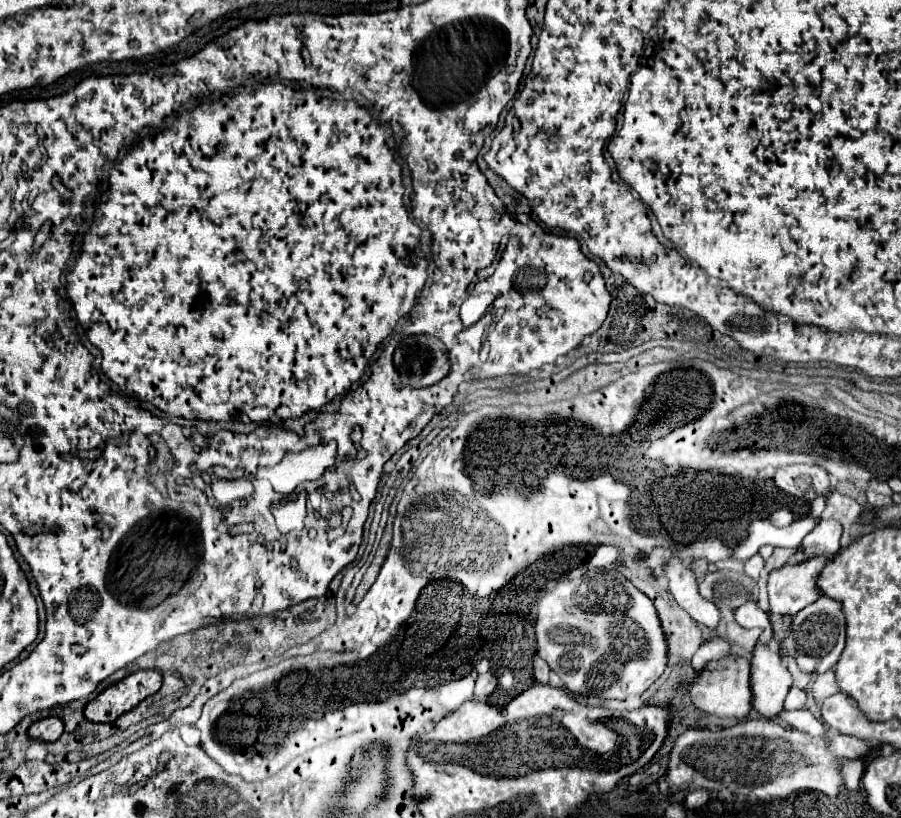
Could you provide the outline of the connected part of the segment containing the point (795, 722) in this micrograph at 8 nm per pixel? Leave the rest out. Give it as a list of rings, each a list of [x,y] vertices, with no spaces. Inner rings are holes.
[[[798,709],[798,711],[782,711],[778,717],[776,717],[778,723],[782,725],[788,725],[792,729],[798,729],[798,731],[804,731],[812,737],[824,737],[826,735],[826,727],[806,709]]]

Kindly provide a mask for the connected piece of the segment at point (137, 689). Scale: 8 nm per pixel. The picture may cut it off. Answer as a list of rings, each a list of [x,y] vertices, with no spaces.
[[[136,671],[122,681],[98,693],[86,707],[84,717],[92,723],[112,723],[122,713],[136,707],[148,695],[154,695],[162,685],[160,671]]]

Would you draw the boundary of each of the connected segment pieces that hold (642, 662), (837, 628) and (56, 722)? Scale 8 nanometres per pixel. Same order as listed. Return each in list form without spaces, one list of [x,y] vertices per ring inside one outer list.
[[[600,571],[586,573],[582,579],[564,579],[552,591],[540,596],[537,607],[534,631],[538,655],[560,675],[566,689],[602,699],[626,699],[630,695],[642,695],[662,675],[666,667],[666,641],[656,609],[622,573]]]
[[[822,595],[818,601],[804,607],[792,617],[788,637],[784,637],[784,641],[780,643],[780,655],[794,657],[796,665],[804,673],[826,673],[828,669],[834,669],[834,665],[842,655],[844,631],[846,631],[846,621],[838,601]]]
[[[46,717],[46,719],[40,719],[40,721],[32,723],[30,729],[28,729],[28,735],[32,739],[52,743],[62,735],[62,731],[64,731],[64,725],[58,717]]]

